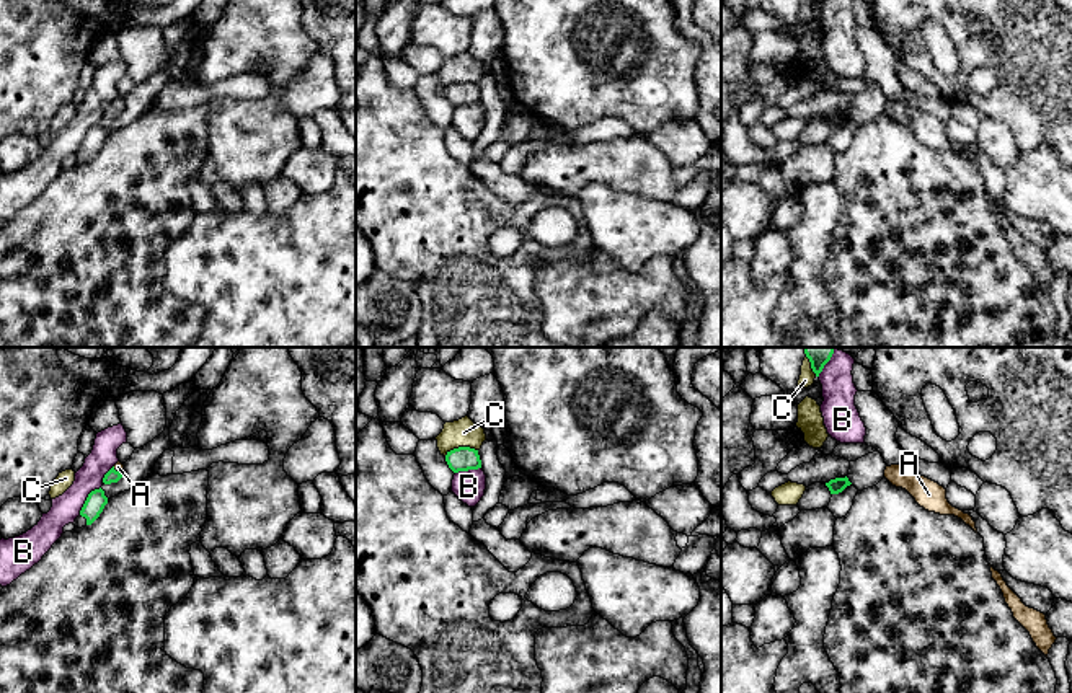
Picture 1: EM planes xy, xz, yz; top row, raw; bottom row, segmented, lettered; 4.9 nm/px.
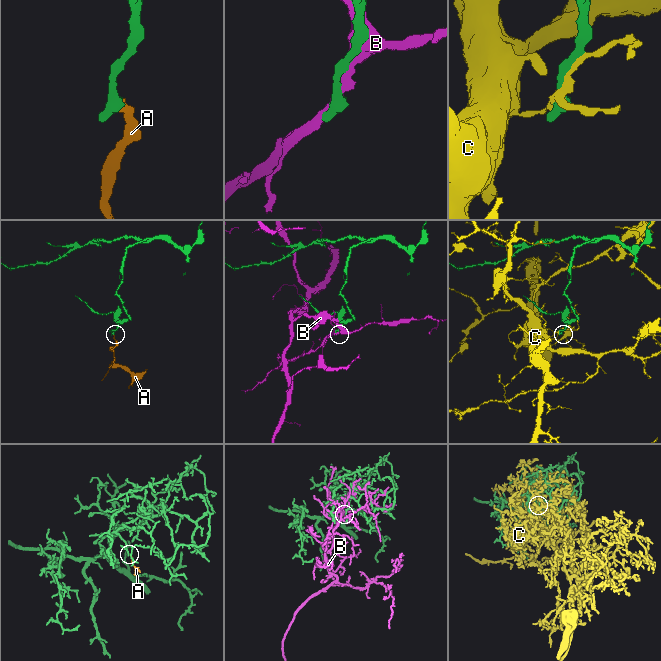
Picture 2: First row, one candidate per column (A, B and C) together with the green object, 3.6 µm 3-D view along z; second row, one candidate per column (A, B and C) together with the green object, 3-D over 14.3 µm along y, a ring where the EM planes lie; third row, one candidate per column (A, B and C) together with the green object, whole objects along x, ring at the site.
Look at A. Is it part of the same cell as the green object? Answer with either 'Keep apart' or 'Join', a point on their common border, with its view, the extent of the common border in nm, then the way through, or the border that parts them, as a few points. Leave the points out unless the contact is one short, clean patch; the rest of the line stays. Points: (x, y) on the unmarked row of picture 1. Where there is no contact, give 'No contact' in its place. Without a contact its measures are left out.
Join. Touches green at xy (118, 106). Shared border 70 nm. Path across: xy (111, 111), (118, 106), (118, 101)

